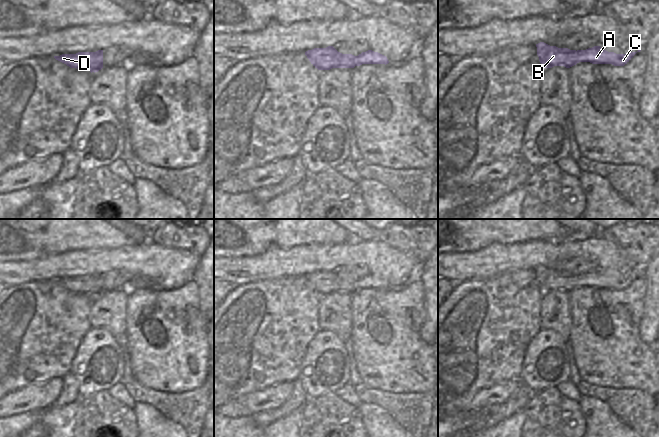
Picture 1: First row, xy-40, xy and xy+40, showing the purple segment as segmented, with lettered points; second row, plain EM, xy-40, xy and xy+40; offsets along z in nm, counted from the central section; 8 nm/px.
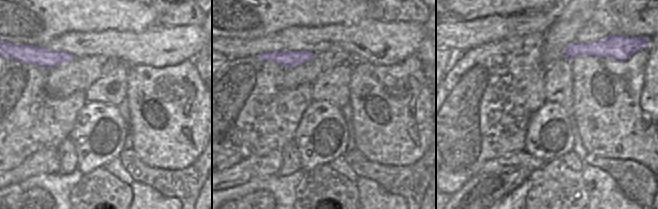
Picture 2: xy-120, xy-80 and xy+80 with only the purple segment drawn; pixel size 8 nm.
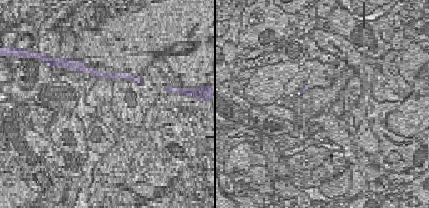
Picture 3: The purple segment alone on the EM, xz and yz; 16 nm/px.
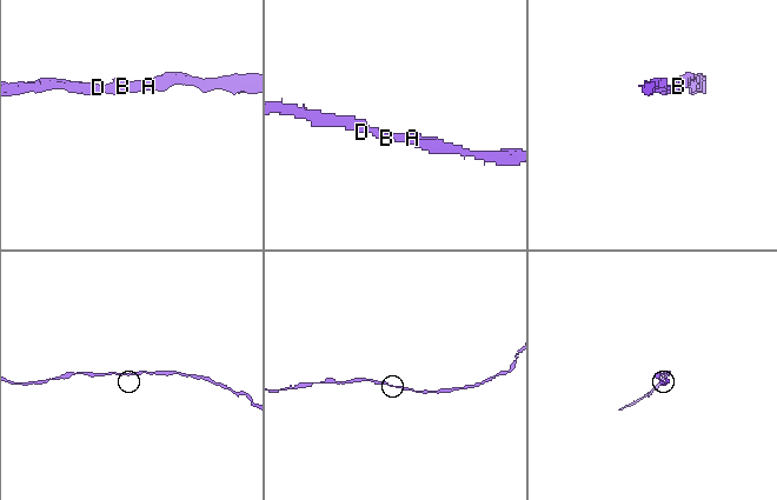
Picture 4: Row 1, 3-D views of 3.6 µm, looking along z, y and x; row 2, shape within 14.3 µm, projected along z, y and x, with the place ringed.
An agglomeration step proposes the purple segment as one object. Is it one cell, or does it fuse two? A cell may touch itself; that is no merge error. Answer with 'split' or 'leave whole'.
leave whole

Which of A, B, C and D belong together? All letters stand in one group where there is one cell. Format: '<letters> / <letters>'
A B C D

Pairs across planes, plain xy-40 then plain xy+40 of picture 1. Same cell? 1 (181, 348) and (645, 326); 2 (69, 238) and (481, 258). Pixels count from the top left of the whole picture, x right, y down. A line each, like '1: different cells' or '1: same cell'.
1: different cells
2: different cells

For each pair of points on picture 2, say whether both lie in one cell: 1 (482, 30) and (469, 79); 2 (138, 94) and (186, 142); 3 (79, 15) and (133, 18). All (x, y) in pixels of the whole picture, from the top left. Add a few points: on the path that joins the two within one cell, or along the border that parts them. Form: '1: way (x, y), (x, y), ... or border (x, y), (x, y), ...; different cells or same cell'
1: border (501, 40), (486, 42), (461, 53); different cells
2: way (154, 96), (170, 110), (171, 126); same cell
3: way (92, 15), (120, 15); same cell

